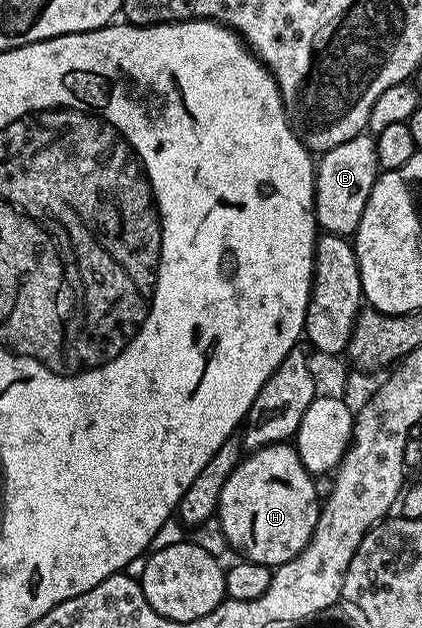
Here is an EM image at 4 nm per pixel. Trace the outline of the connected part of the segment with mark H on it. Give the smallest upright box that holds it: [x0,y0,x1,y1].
[215,442,322,568]

